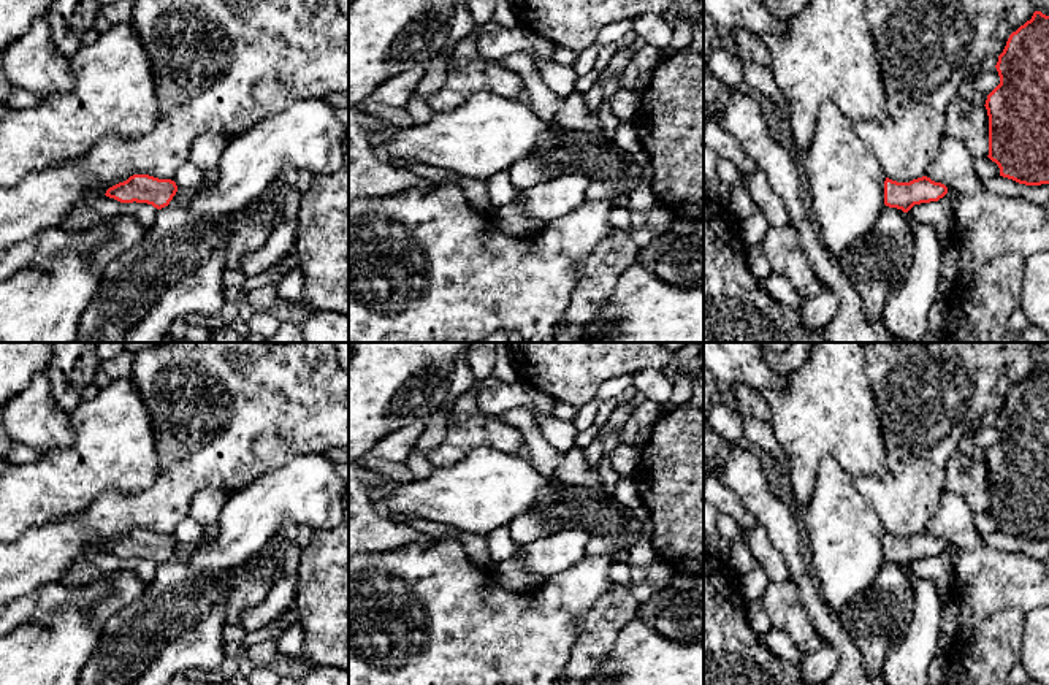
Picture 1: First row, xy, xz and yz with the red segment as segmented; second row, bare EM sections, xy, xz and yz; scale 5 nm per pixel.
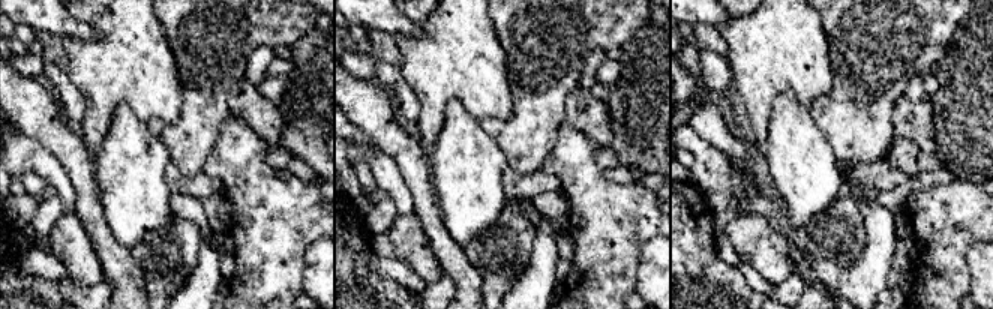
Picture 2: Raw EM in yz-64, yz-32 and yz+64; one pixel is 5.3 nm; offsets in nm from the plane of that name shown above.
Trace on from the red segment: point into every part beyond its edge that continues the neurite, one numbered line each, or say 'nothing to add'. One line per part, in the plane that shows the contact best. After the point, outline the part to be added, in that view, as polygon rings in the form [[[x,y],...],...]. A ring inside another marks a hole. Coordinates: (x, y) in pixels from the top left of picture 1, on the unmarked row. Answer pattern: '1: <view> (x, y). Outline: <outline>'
nothing to add

